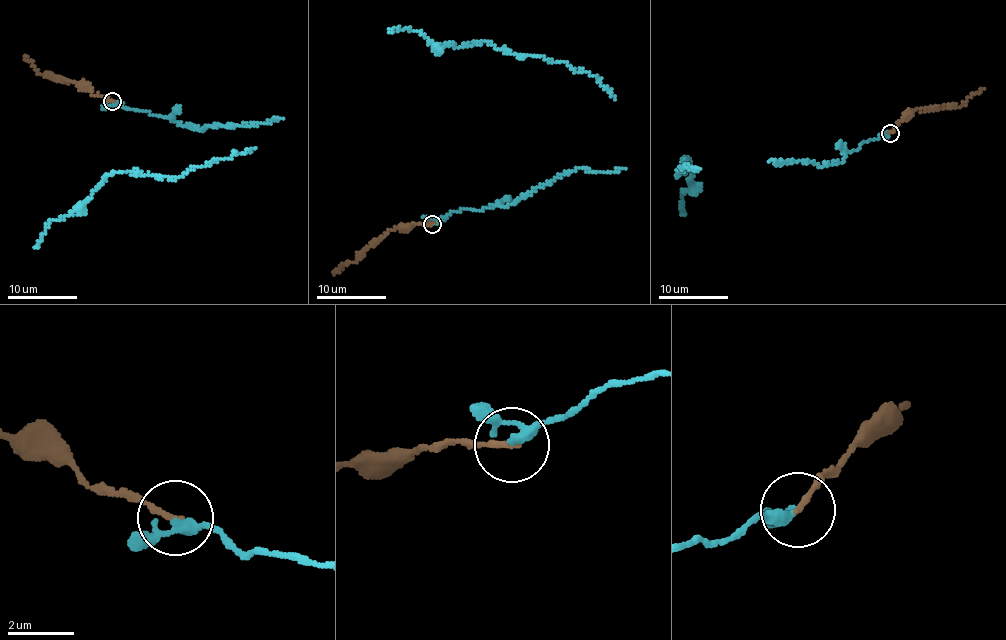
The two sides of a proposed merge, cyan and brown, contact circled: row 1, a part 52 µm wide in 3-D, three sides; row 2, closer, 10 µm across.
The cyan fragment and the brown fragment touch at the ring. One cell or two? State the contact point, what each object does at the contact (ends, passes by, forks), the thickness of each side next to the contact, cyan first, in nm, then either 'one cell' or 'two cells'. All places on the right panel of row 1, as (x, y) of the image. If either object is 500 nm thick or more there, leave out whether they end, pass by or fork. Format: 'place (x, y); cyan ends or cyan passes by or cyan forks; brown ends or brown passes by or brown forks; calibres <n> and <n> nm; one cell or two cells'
place (890, 133); cyan passes by; brown ends; calibres 240 and 170 nm; one cell

